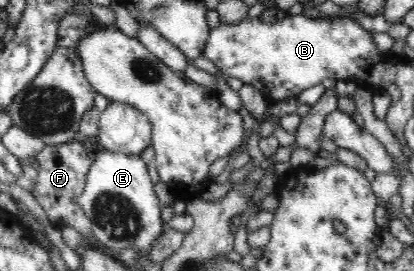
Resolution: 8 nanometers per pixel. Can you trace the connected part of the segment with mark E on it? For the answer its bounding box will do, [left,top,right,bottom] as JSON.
[75,150,163,255]

